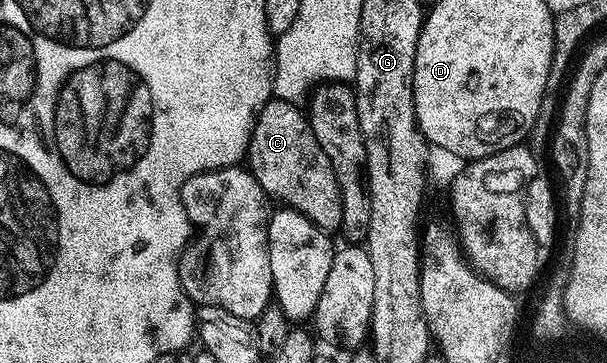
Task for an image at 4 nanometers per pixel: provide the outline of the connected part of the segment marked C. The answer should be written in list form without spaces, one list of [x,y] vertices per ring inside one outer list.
[[[267,101],[256,115],[246,154],[247,168],[273,202],[306,215],[322,230],[339,230],[342,195],[334,167],[314,135],[308,114],[294,101]]]

